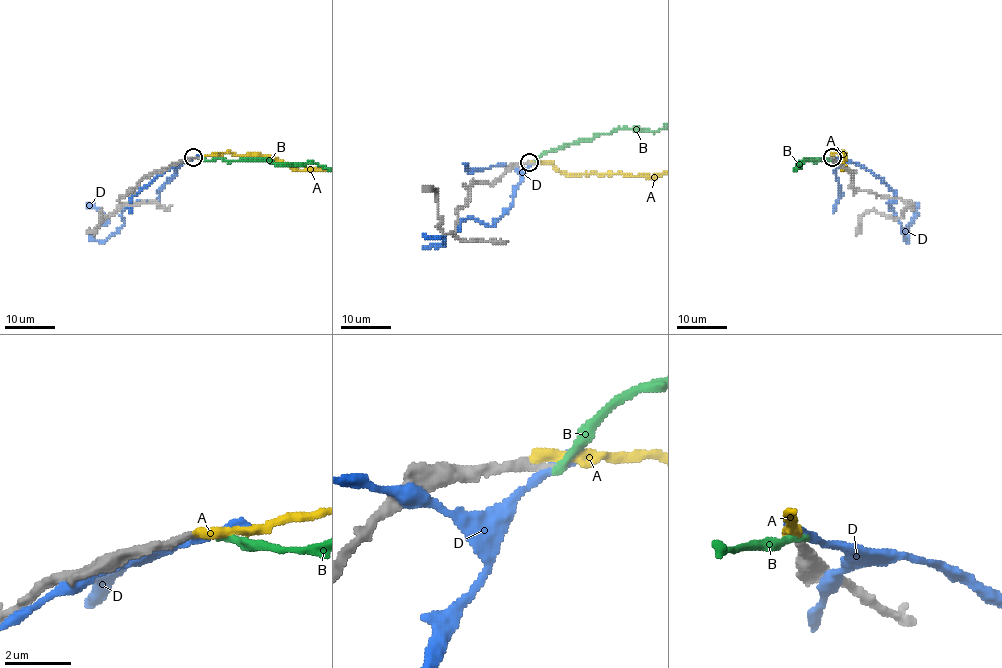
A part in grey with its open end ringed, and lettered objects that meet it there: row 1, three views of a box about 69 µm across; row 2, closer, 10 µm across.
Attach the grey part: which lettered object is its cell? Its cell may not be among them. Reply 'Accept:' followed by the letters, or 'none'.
Accept: A

